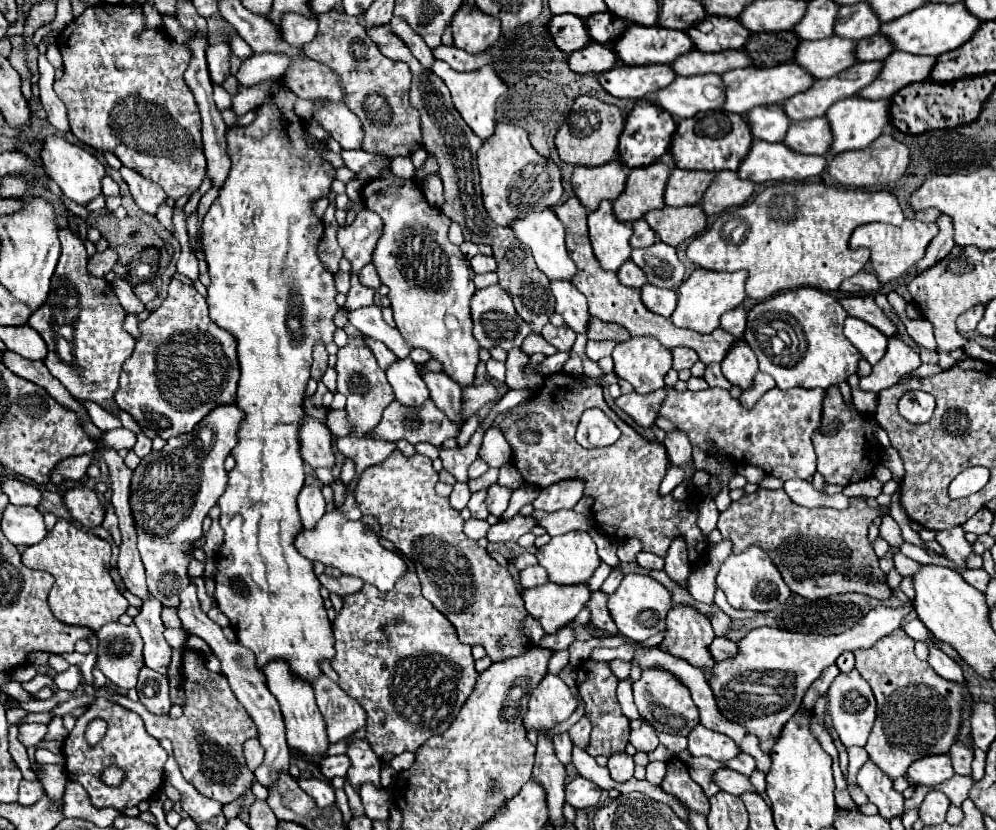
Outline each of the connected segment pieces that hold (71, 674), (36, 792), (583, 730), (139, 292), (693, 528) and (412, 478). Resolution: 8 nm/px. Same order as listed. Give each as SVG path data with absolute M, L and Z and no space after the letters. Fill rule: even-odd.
M70 665L64 673L58 673L54 677L54 683L58 685L58 689L66 689L66 691L74 691L78 685L80 685L80 669Z
M22 779L18 803L22 803L22 805L32 805L32 803L36 803L42 795L44 795L42 783L38 783L38 781L24 781L24 779Z
M582 717L578 723L574 723L570 727L570 739L576 747L580 747L582 751L588 749L588 743L590 743L590 721L586 717Z
M146 281L134 285L134 293L136 293L136 297L138 297L142 303L150 303L150 301L156 297L154 287L152 287L150 283L146 283Z
M566 373L550 375L544 379L542 389L526 405L518 405L506 411L504 415L496 417L494 425L500 427L504 431L504 437L510 441L514 451L512 463L520 469L526 483L548 487L562 479L572 479L572 477L584 479L586 481L584 495L594 497L592 517L596 525L610 537L618 541L638 537L642 539L644 551L664 557L670 547L670 541L676 535L684 535L688 543L690 561L698 561L700 555L706 551L708 537L702 535L702 531L696 525L696 511L700 497L694 497L692 493L688 501L676 503L670 495L662 497L658 493L658 487L668 469L666 447L658 441L650 443L642 439L632 427L628 427L606 405L600 385L586 387L580 381L576 381L576 377ZM590 407L602 409L622 431L622 437L614 445L604 449L584 449L576 443L574 439L576 425L580 421L580 415ZM522 431L538 433L538 441L532 443L522 441Z
M400 449L392 451L394 467L382 467L382 463L366 467L360 475L354 497L362 511L362 515L370 515L380 525L380 537L394 543L394 547L406 555L414 565L418 579L422 583L422 595L448 617L450 623L454 623L458 631L458 639L466 645L482 645L492 661L504 661L514 655L522 655L530 643L520 633L520 623L528 615L522 603L522 597L518 595L512 575L506 567L500 567L486 549L482 549L476 541L468 539L462 531L464 519L460 511L452 509L448 505L448 499L438 497L434 493L434 485L438 483L438 473L432 469L432 461L424 455L402 455Z

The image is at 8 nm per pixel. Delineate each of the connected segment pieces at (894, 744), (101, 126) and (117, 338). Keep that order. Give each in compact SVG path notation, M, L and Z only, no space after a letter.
M904 629L892 631L890 635L874 643L874 647L854 651L854 655L856 669L870 683L874 697L878 701L876 723L866 743L866 751L886 751L886 775L890 779L902 777L914 761L924 759L928 755L948 753L958 737L958 727L962 723L962 707L966 707L966 695L970 695L968 687L958 687L958 683L950 683L948 679L934 675L934 669L914 655L914 641L904 633Z
M102 5L102 7L88 7L80 17L76 17L56 39L56 45L64 57L64 77L58 79L54 83L54 91L56 95L66 103L68 107L68 119L70 119L70 127L72 127L72 133L86 145L90 145L92 149L98 149L98 151L110 151L114 153L124 167L130 167L134 171L138 171L140 175L144 175L146 179L158 183L166 197L178 201L182 195L190 197L198 187L200 183L204 181L206 177L206 157L204 157L204 151L202 151L202 135L200 135L200 115L198 115L198 107L196 107L196 101L194 101L194 95L192 91L186 87L184 83L184 71L188 67L188 61L190 61L190 51L186 47L182 47L180 43L176 43L164 29L146 29L144 27L144 19L142 19L142 9L130 9L126 5Z
M58 229L58 237L62 253L54 271L50 295L46 303L30 315L28 325L34 327L48 345L44 365L70 393L78 401L94 401L108 413L118 415L120 409L114 403L118 377L122 363L134 353L134 337L122 329L126 311L108 281L90 277L86 271L88 255L84 243L70 229Z

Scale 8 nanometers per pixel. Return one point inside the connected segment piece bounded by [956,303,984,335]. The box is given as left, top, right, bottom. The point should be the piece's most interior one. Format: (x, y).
(967, 322)

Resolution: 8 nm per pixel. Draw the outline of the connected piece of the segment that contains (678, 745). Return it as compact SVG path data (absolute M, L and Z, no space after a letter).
M658 733L658 737L660 737L660 743L666 745L674 755L686 749L686 737L672 737L672 735L662 735L662 733Z

